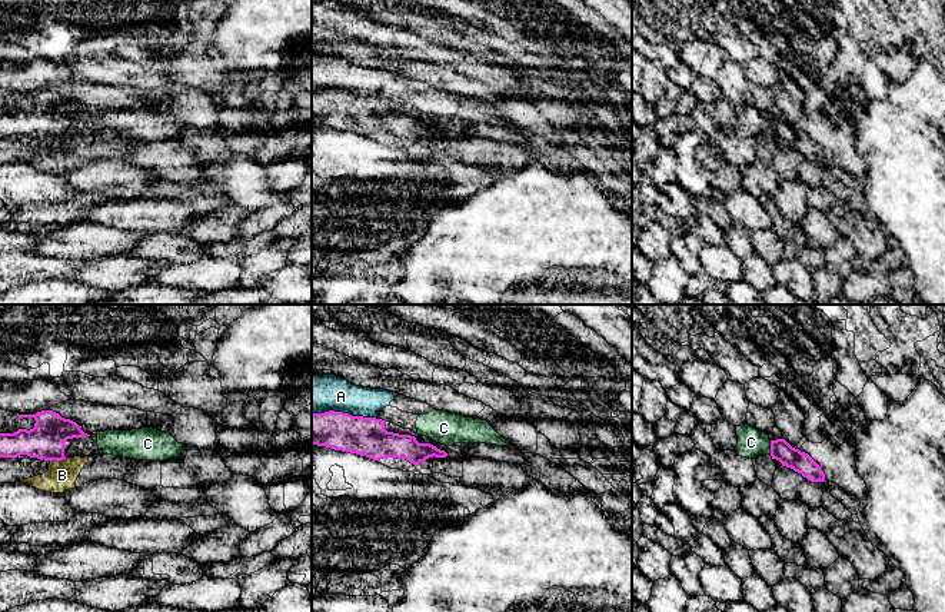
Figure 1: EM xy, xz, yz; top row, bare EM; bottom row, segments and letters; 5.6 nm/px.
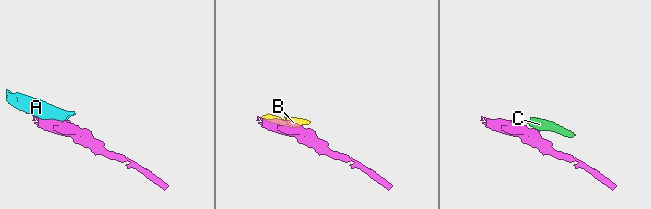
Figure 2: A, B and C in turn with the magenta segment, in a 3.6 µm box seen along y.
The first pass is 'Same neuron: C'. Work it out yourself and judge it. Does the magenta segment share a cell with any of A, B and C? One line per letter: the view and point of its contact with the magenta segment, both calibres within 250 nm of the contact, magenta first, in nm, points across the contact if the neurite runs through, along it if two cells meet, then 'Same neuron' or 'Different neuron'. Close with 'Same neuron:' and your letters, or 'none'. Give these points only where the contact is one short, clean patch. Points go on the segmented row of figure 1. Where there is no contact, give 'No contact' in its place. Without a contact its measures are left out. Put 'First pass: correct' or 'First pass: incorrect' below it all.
A: Touches magenta at xz (342, 412). Thickness 220 nm (magenta) against 220 nm. Boundary: xz (312, 412), (342, 411), (372, 418). Different neuron
B: Touches magenta at xy (57, 459). Thickness 220 nm (magenta) against 170 nm. Boundary: xy (66, 458), (50, 462). Different neuron
C: Touches magenta at yz (771, 448). Thickness 120 nm (magenta) against 160 nm. Boundary: yz (769, 441), (771, 453). Different neuron
Same neuron: none
First pass: incorrect

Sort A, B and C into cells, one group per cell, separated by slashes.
A C / B

